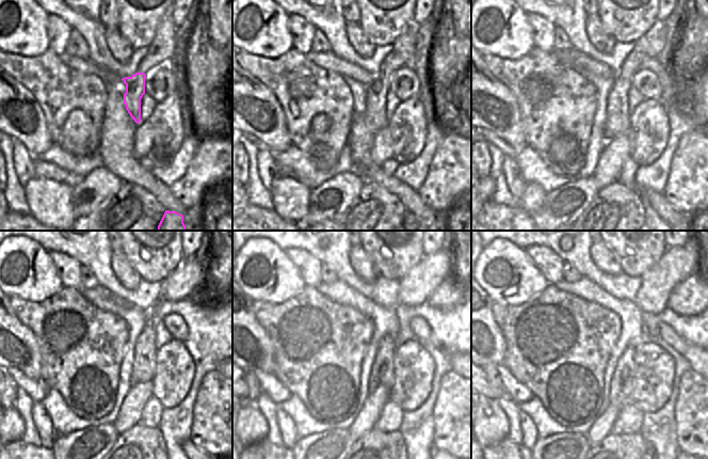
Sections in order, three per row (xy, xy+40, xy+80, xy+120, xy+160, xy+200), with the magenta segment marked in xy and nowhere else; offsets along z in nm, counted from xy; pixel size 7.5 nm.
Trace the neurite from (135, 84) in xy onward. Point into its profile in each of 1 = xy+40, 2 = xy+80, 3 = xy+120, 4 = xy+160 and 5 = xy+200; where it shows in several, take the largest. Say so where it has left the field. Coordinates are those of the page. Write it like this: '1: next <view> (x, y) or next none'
1: next xy+40 (375, 117)
2: next xy+80 (617, 113)
3: next xy+120 (144, 364)
4: next xy+160 (383, 368)
5: next xy+200 (622, 383)

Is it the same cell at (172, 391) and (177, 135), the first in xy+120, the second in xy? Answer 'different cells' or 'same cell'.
same cell

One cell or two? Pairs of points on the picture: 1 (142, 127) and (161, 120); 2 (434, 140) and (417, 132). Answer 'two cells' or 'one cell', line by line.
1: two cells
2: two cells

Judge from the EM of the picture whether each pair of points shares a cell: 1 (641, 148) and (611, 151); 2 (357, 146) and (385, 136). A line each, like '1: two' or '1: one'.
1: two
2: two

